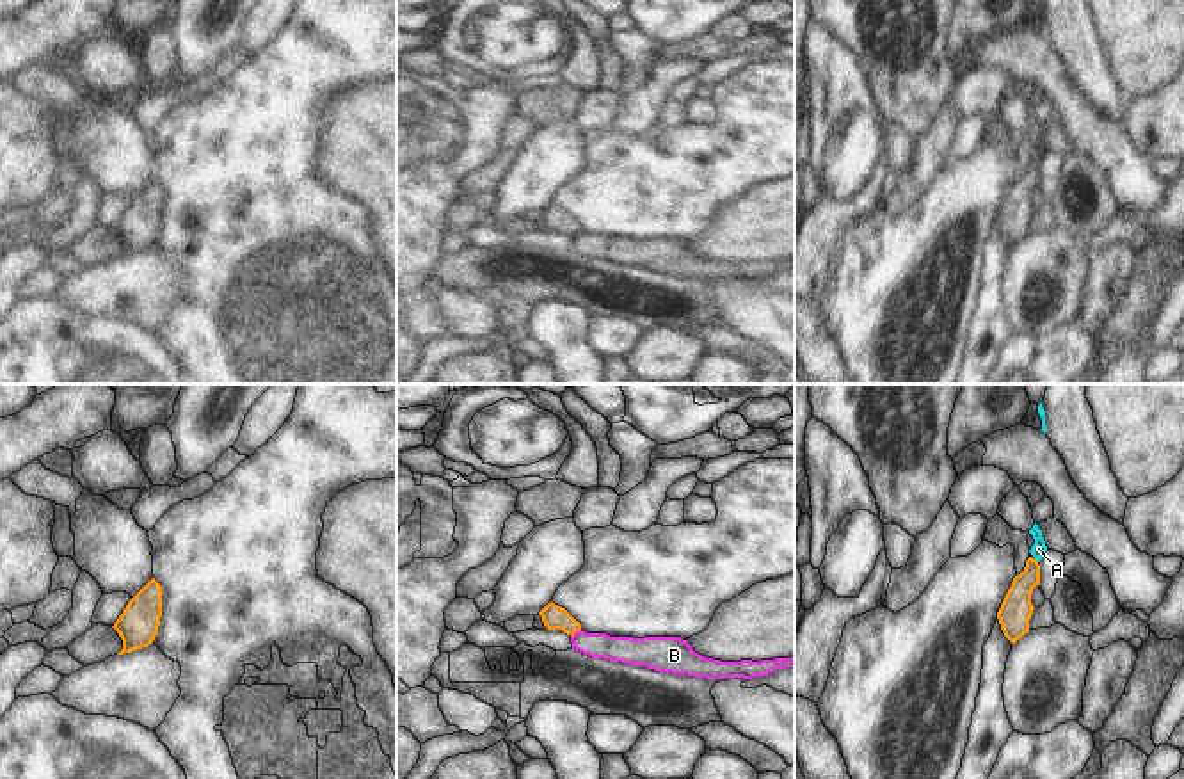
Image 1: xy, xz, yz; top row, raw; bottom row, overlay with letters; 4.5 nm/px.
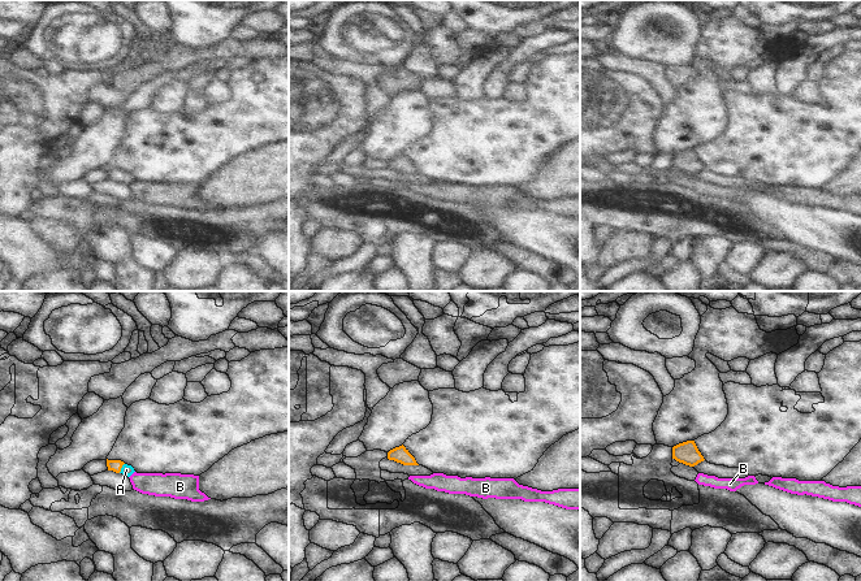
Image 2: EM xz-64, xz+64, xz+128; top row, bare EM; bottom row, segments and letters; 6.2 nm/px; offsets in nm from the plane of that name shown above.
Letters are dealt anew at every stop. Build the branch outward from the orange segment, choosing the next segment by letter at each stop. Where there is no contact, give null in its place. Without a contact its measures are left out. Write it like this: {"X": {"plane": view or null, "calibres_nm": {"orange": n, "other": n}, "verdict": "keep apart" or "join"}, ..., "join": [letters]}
{"A": {"plane": null, "verdict": "join"}, "B": {"plane": "xz", "calibres_nm": {"orange": 110, "other": 120}, "verdict": "keep apart"}, "join": ["A"]}

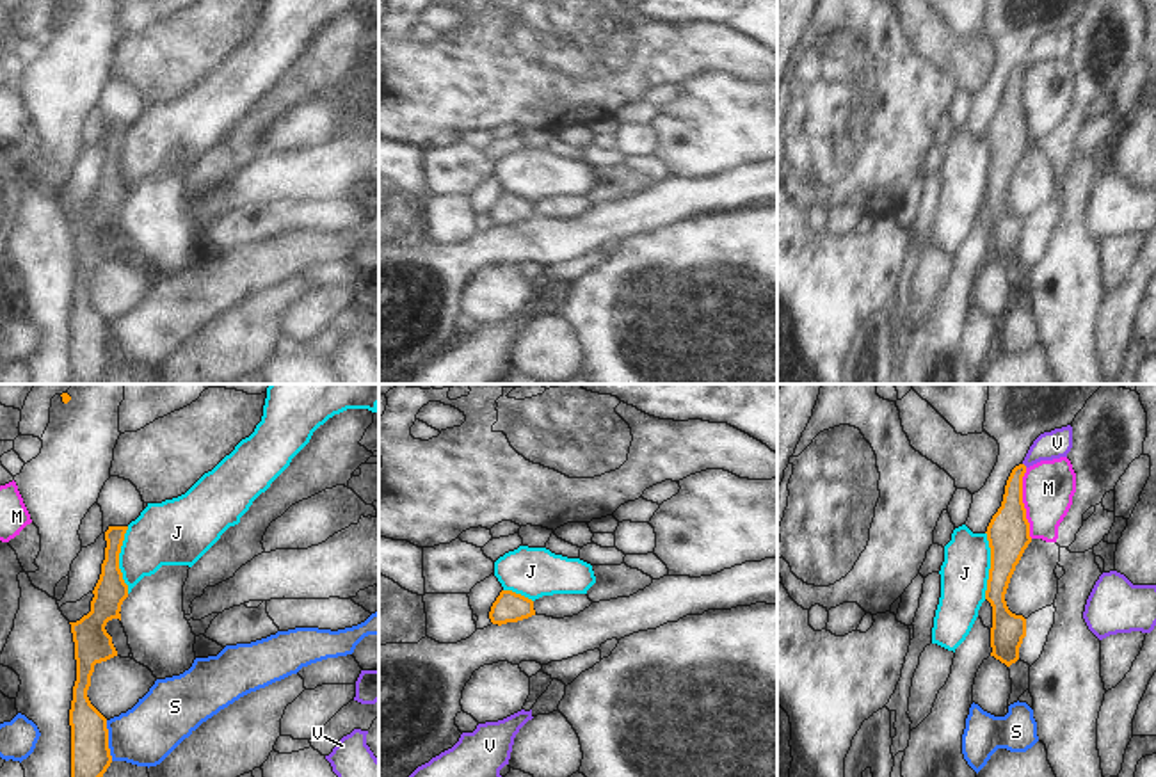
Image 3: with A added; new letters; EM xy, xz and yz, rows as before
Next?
{"J": {"plane": "xy", "calibres_nm": {"orange": 150, "other": 280}, "verdict": "keep apart"}, "M": {"plane": "yz", "calibres_nm": {"orange": 190, "other": 240}, "verdict": "keep apart"}, "S": {"plane": "xy", "calibres_nm": {"orange": 180, "other": 280}, "verdict": "keep apart"}, "V": {"plane": null, "verdict": "keep apart"}, "join": []}

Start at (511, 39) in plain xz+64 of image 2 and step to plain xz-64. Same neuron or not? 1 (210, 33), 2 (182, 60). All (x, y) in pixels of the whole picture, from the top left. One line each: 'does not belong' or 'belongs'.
1: does not belong
2: belongs

